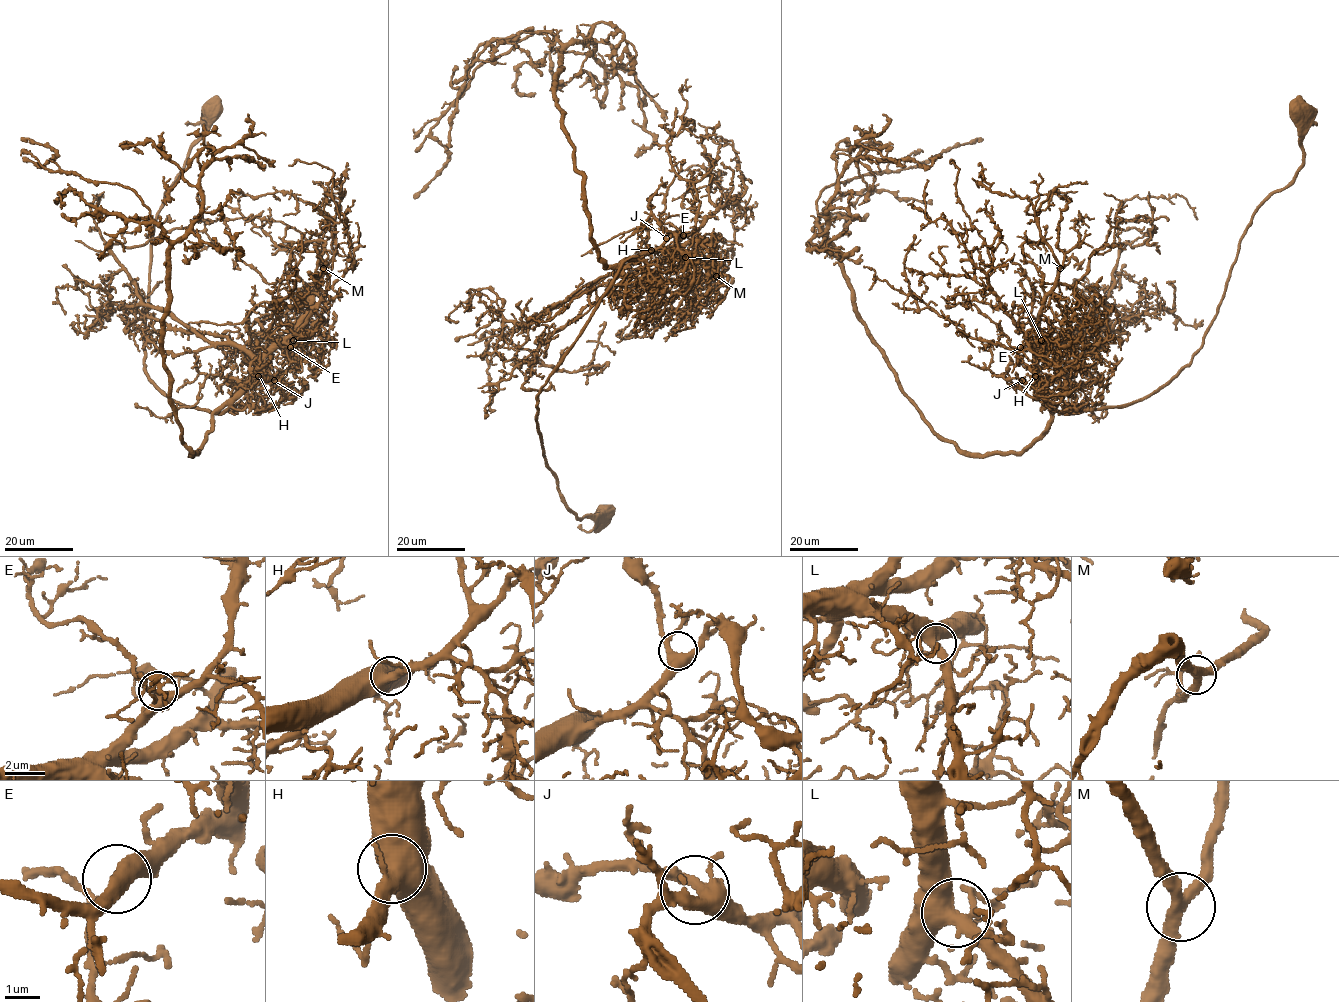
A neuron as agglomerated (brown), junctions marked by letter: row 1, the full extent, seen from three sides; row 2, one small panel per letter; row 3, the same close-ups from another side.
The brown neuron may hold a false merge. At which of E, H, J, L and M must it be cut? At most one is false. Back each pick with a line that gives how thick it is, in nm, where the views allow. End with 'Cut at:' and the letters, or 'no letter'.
Cut at: no letter

